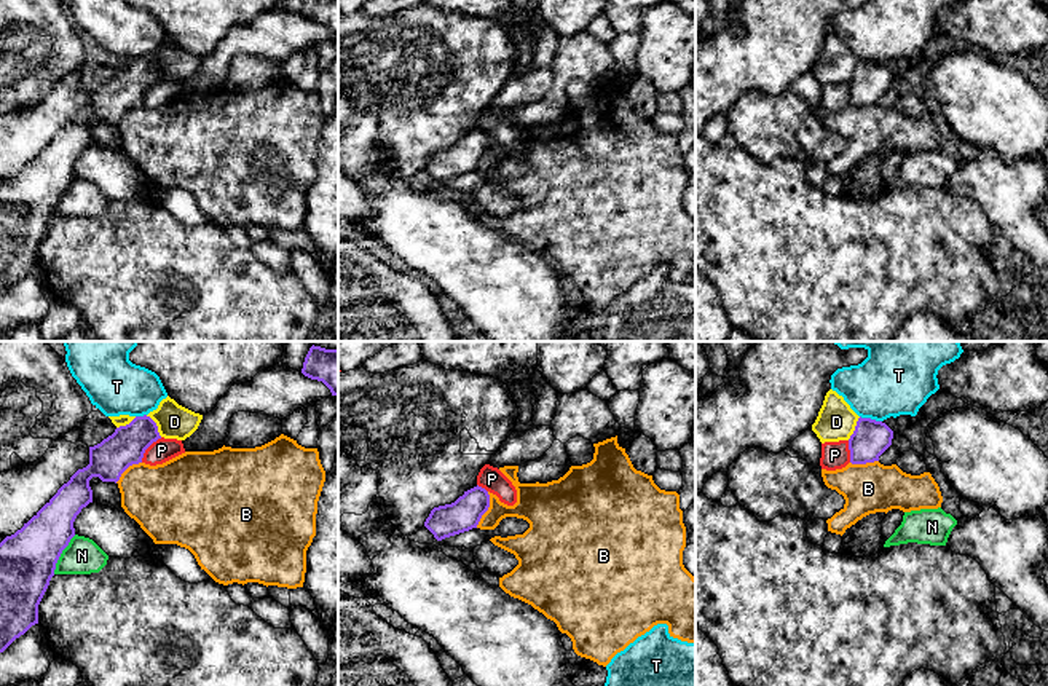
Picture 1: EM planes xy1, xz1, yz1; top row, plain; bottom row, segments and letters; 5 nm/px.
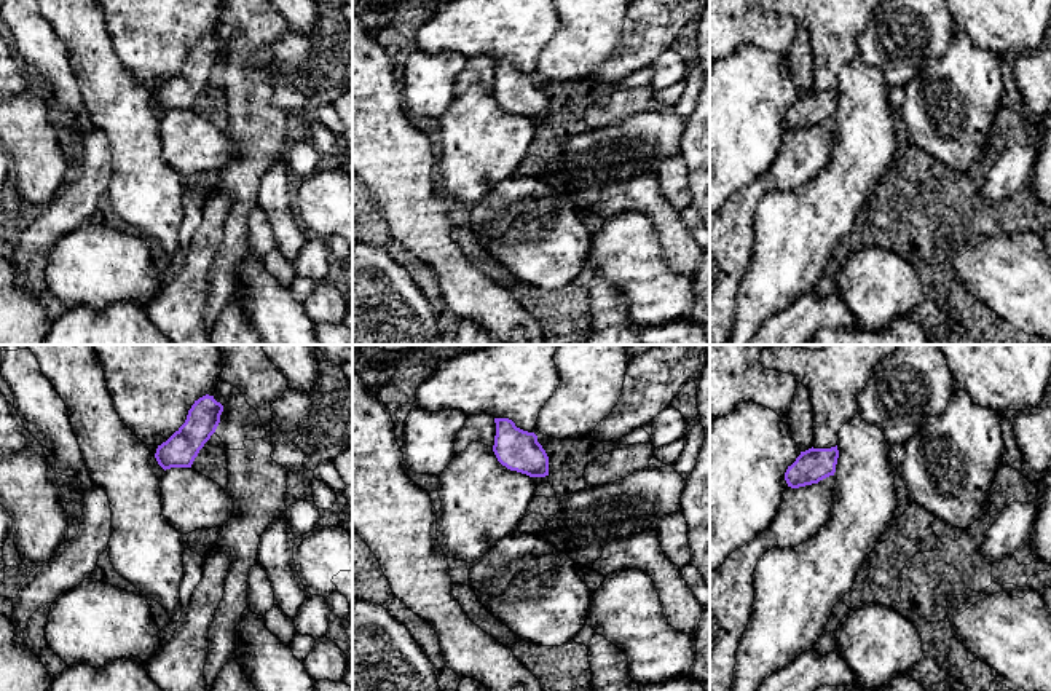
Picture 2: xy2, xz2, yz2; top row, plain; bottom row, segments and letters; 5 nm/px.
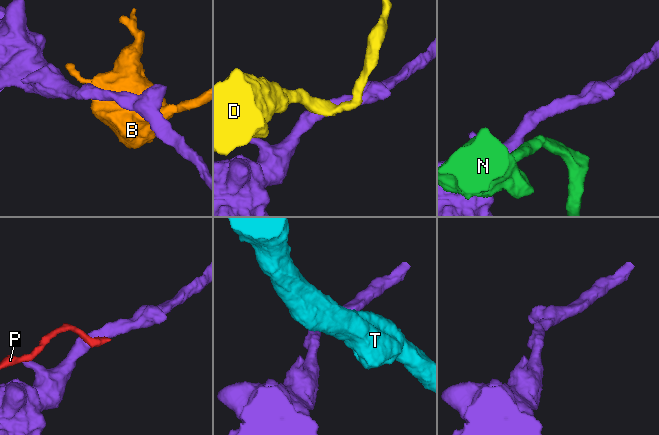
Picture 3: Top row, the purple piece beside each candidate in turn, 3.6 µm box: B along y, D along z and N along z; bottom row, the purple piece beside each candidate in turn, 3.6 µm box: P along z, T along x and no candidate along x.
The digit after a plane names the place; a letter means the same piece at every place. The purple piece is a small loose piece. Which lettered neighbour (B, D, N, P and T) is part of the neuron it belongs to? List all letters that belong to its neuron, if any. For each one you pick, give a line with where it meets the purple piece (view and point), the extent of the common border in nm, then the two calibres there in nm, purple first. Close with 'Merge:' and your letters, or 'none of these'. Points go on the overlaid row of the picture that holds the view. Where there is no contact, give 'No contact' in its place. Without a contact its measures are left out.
Merge: none of these

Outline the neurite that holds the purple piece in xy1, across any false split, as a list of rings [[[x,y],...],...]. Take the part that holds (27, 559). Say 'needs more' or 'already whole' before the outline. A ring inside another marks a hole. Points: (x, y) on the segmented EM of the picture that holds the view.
already whole; [[[144,415],[120,426],[100,444],[89,447],[89,464],[14,534],[0,542],[0,652],[38,624],[38,605],[54,576],[62,550],[75,536],[77,515],[93,503],[89,480],[118,482],[145,450],[161,439],[156,423]]]

